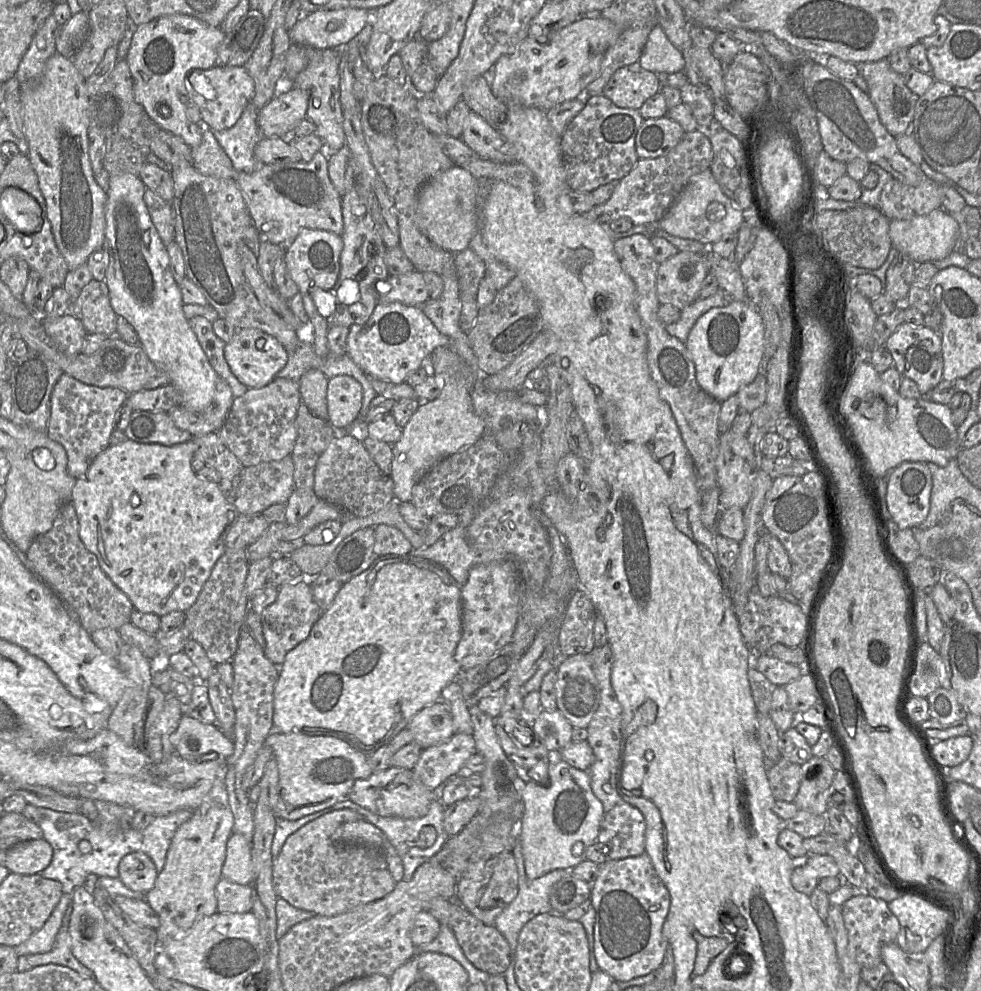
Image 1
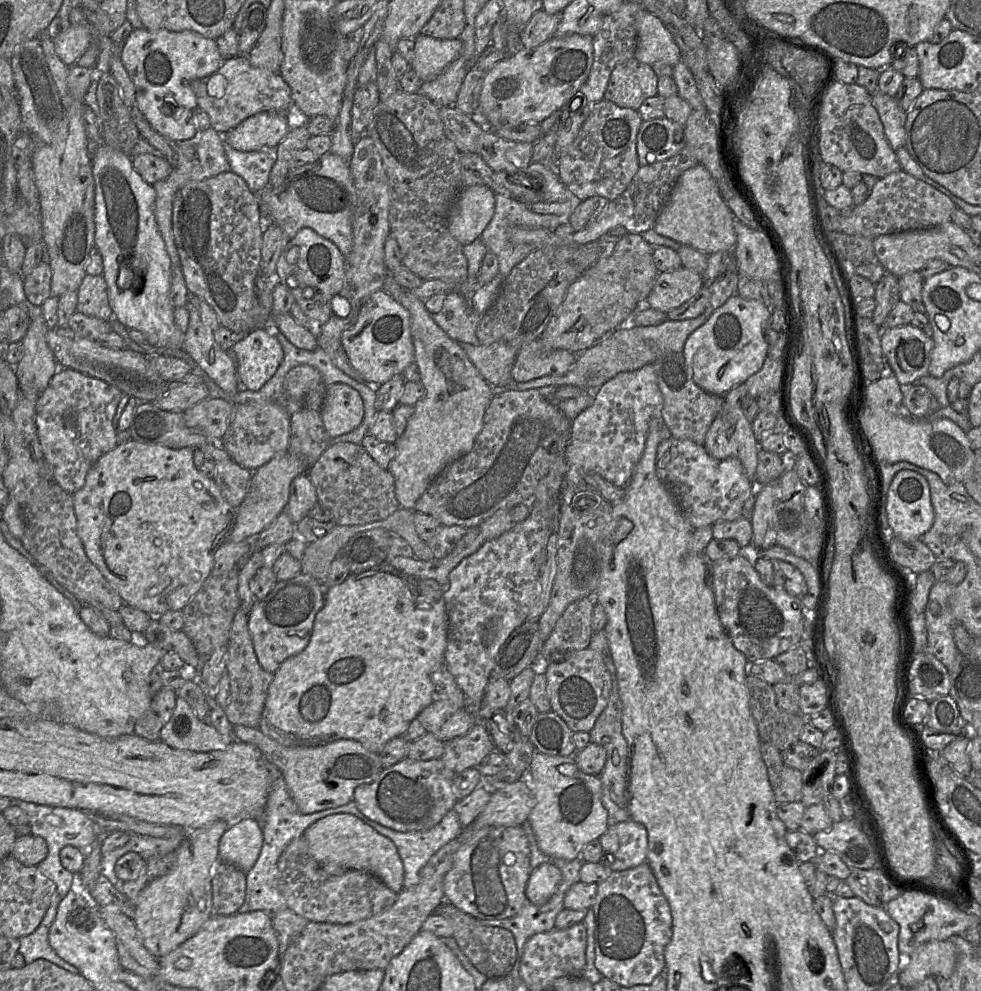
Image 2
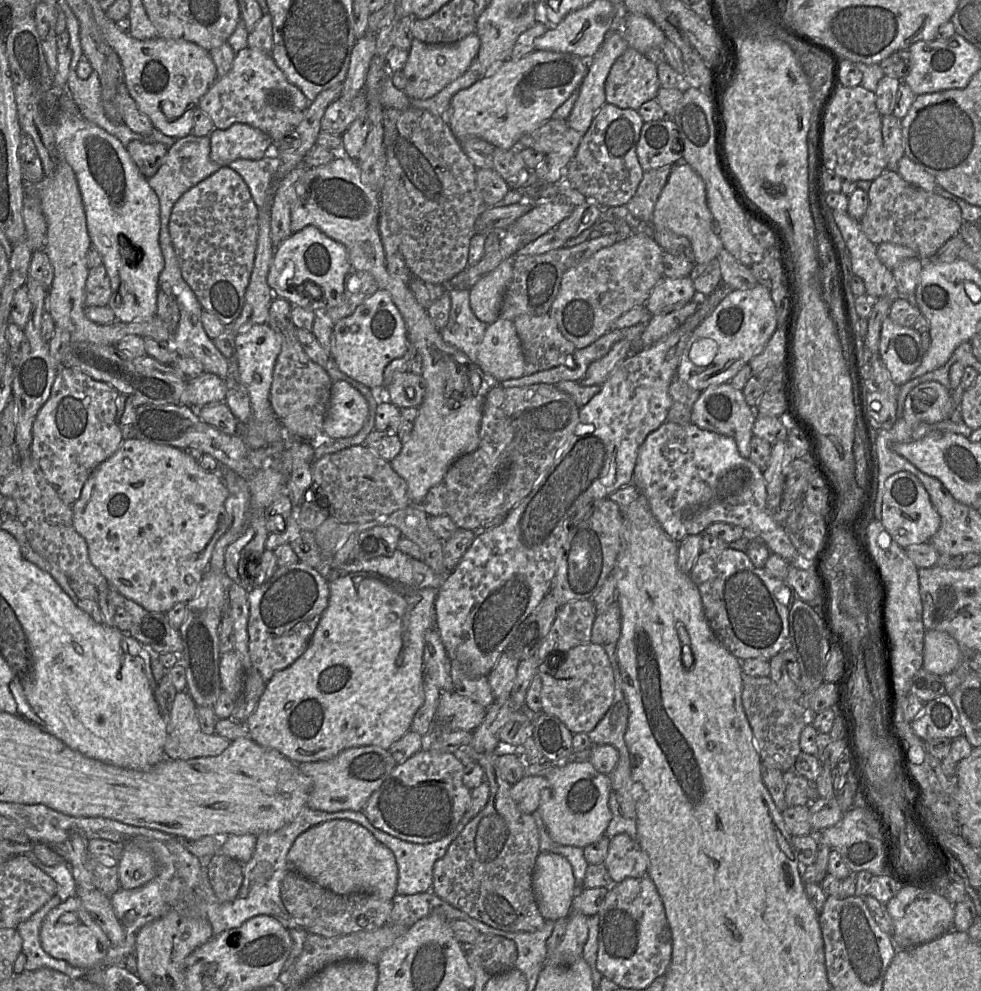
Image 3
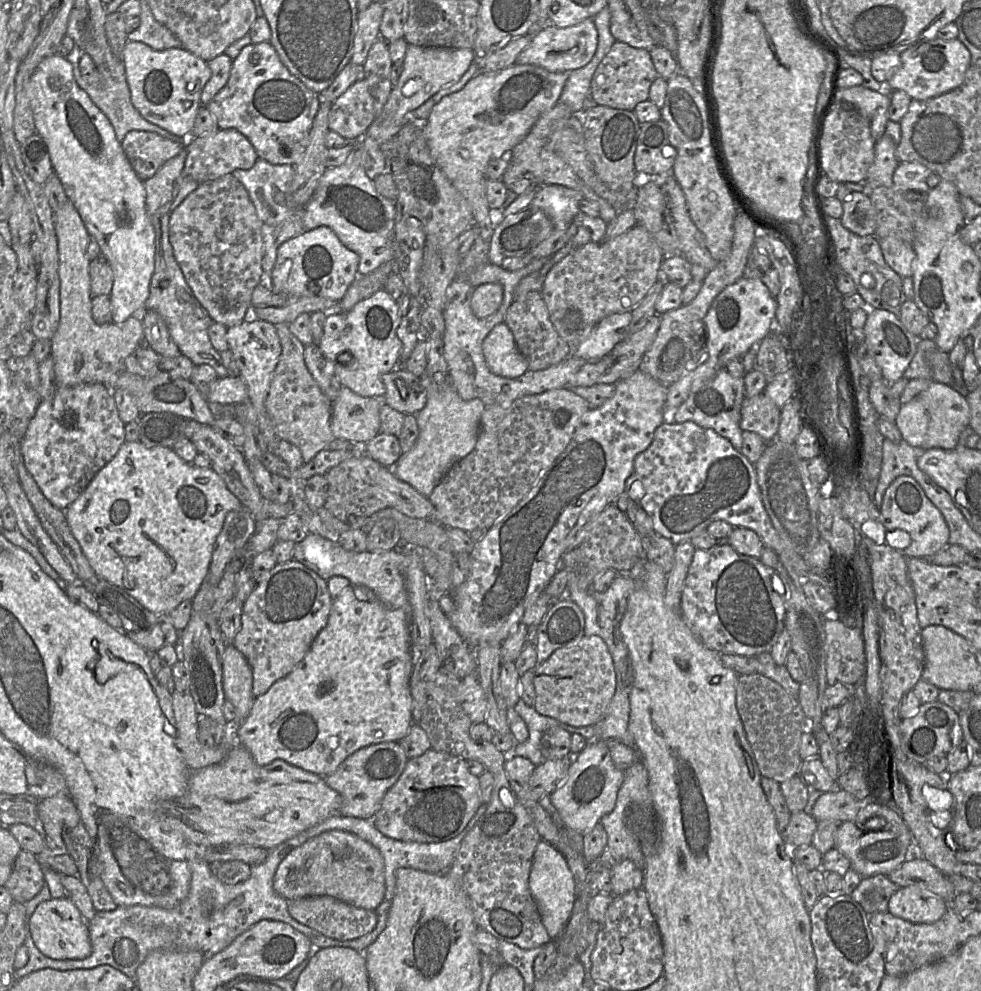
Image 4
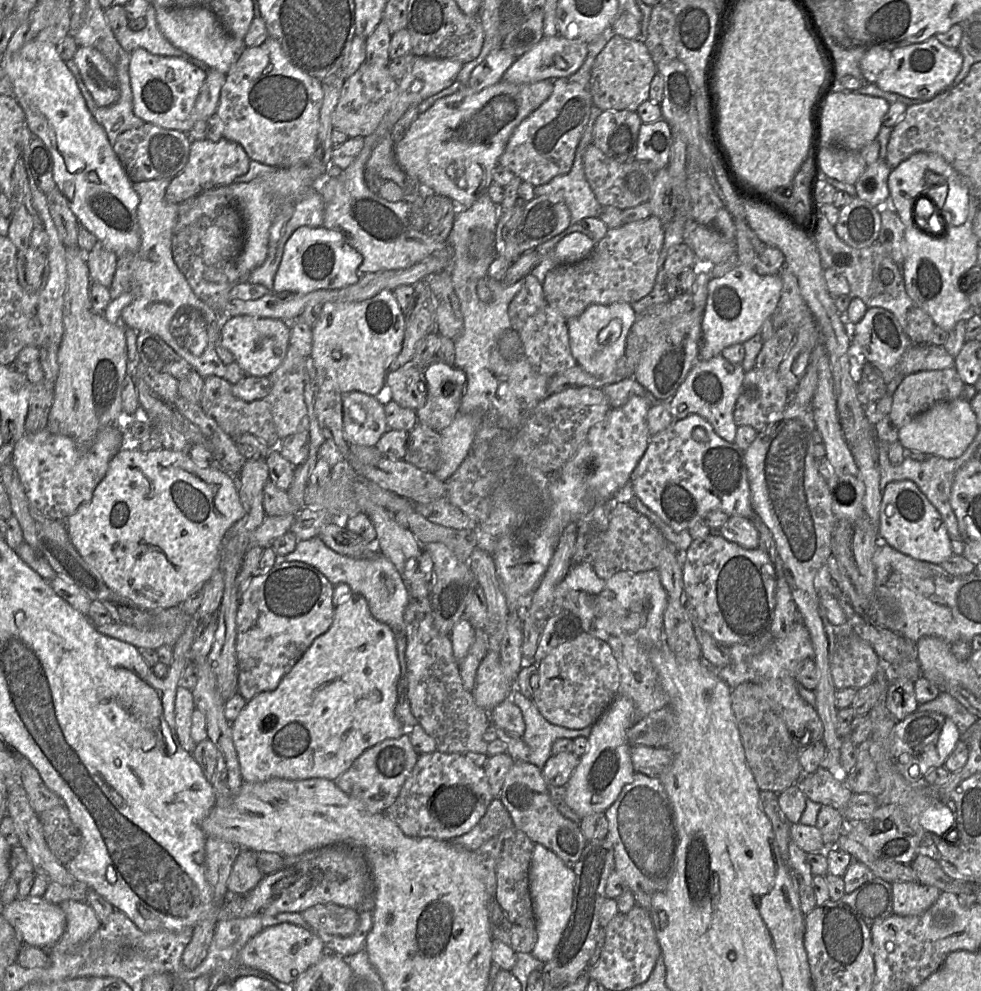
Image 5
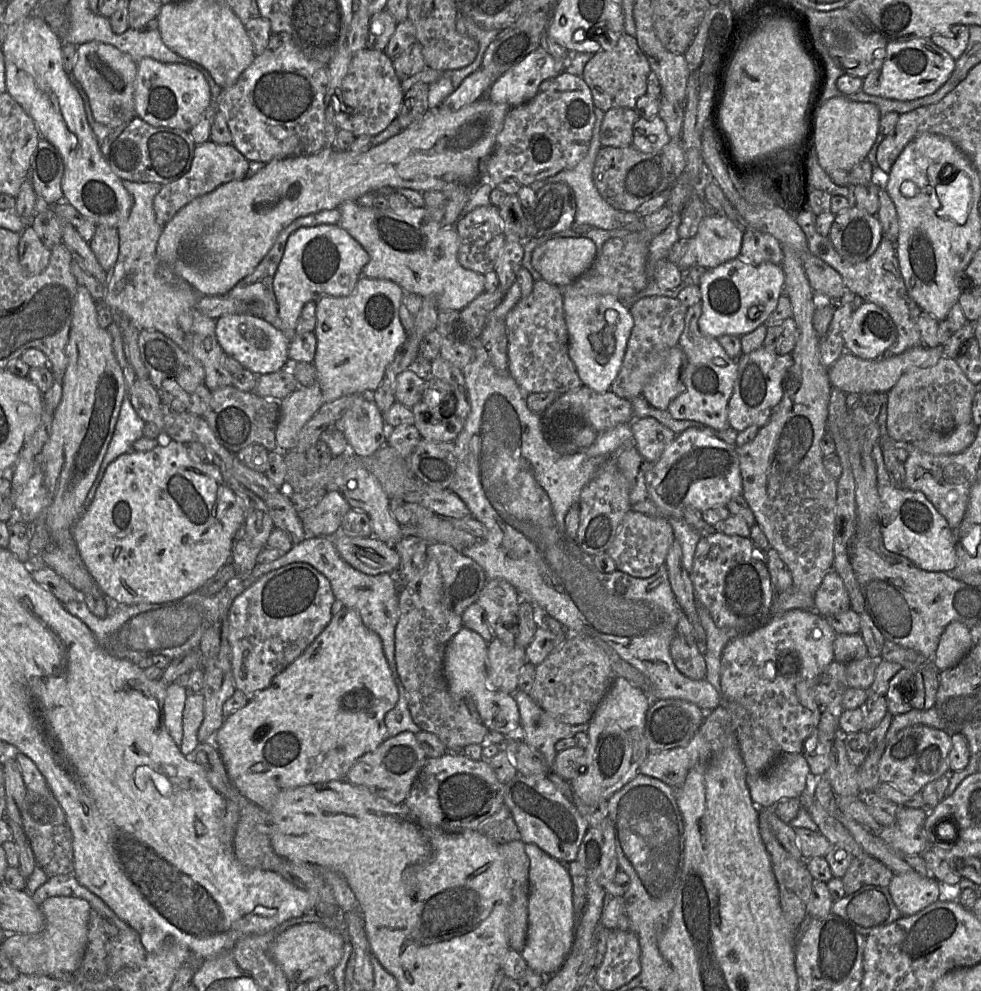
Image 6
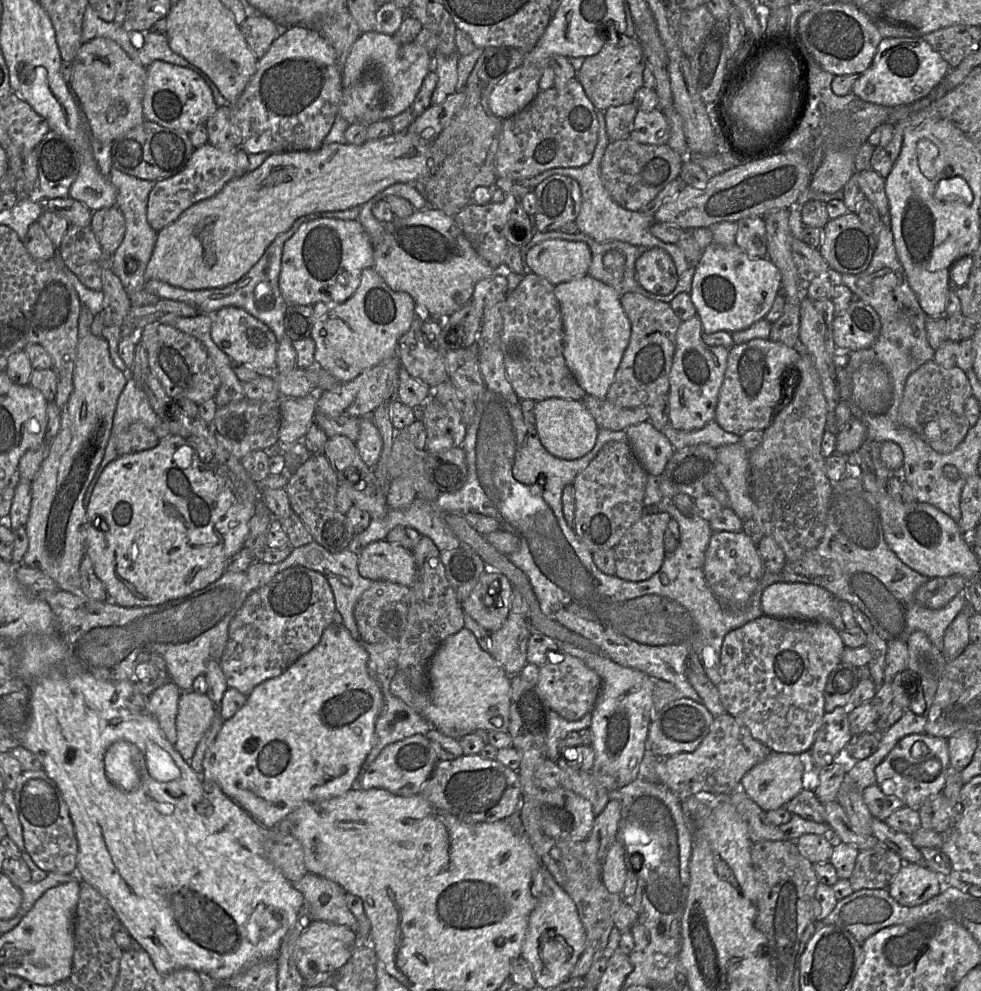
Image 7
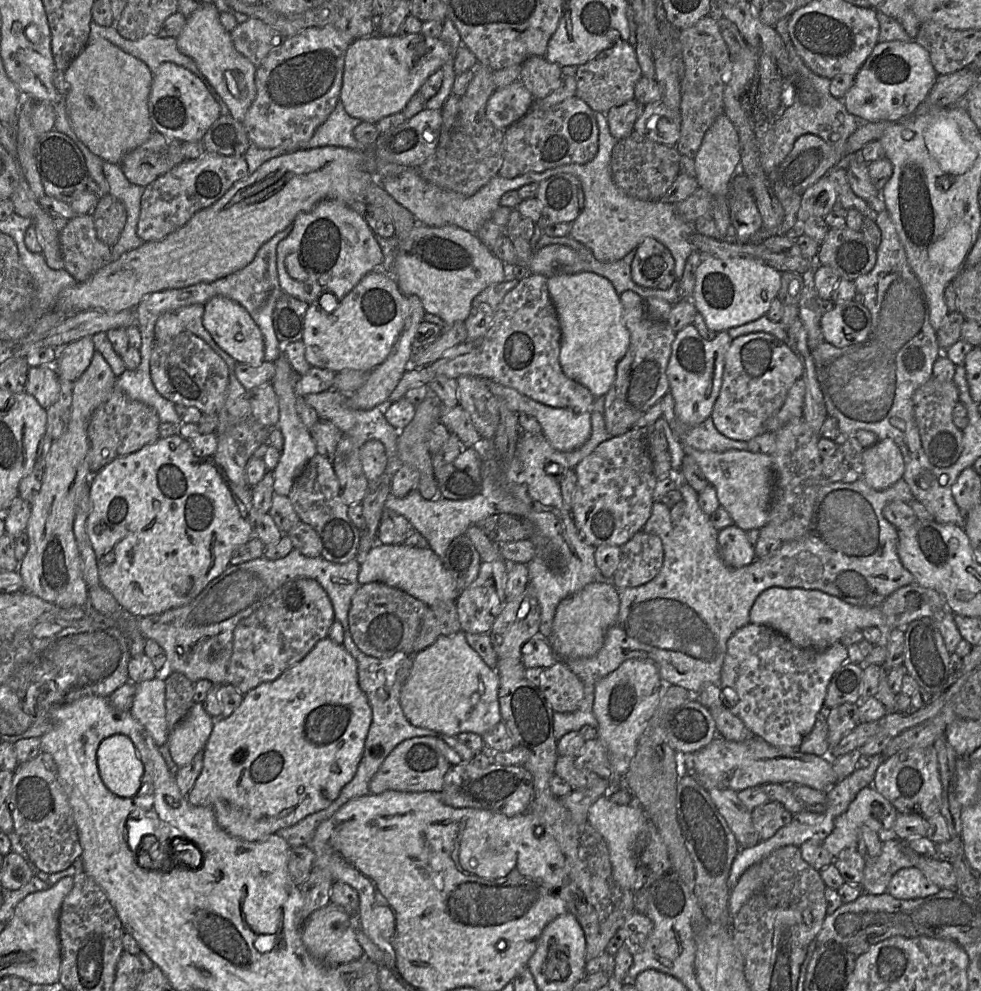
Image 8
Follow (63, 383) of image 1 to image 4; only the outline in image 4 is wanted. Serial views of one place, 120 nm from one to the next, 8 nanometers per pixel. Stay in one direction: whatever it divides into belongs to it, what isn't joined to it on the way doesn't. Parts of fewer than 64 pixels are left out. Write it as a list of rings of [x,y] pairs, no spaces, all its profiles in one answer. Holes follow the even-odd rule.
[[[100,383],[79,384],[71,387],[57,388],[52,398],[40,402],[34,417],[31,419],[28,428],[21,439],[21,459],[42,494],[53,506],[63,511],[83,493],[98,471],[115,457],[125,441],[125,424],[119,417],[112,390],[108,386]]]

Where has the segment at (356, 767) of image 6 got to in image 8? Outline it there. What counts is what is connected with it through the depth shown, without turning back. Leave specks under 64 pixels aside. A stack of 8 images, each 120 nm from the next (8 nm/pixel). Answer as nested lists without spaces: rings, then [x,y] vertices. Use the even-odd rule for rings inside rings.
[[[421,736],[406,739],[385,758],[369,783],[369,791],[372,794],[380,794],[387,790],[439,793],[450,766],[438,747],[436,737]]]

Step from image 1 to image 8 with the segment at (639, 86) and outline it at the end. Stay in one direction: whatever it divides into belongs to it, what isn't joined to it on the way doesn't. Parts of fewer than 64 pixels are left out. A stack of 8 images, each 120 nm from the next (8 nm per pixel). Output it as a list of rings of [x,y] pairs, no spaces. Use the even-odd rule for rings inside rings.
[[[619,40],[612,47],[599,53],[593,60],[578,66],[576,78],[576,96],[589,105],[595,112],[607,113],[611,108],[618,107],[635,99],[635,86],[642,77],[641,67],[637,60],[635,46],[628,41]]]

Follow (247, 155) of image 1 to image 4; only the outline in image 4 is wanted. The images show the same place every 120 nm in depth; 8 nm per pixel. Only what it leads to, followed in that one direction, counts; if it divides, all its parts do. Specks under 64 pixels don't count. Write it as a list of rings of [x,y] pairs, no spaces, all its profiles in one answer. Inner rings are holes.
[[[258,158],[250,169],[236,169],[231,174],[246,188],[257,216],[261,223],[264,244],[262,258],[262,282],[265,274],[270,274],[276,262],[278,247],[286,240],[304,232],[302,209],[294,209],[287,205],[287,191],[294,176],[294,166],[289,164],[271,164]]]

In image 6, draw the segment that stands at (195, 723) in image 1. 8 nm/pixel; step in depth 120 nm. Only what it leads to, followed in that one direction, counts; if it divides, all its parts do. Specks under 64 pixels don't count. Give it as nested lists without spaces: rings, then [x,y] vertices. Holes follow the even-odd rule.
[[[177,682],[167,686],[164,701],[164,723],[174,742],[180,746],[183,739],[183,712],[190,691]]]

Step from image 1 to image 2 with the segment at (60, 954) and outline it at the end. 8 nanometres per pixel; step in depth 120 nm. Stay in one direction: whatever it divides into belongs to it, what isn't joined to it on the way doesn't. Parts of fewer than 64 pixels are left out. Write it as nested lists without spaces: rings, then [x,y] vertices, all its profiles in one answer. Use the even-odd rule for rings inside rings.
[[[56,892],[38,928],[33,933],[19,939],[19,952],[23,955],[26,965],[43,959],[74,975],[82,975],[78,968],[59,957],[49,944],[49,930],[55,920],[57,908],[61,901],[62,897]]]

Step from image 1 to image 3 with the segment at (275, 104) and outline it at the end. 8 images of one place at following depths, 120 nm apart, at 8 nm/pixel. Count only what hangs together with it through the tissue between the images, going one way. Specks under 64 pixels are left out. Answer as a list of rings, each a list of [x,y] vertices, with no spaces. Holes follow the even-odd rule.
[[[235,123],[229,128],[216,129],[209,135],[210,137],[210,157],[219,166],[229,166],[237,159],[258,160],[264,156],[277,156],[277,146],[265,132],[258,128],[244,123]]]

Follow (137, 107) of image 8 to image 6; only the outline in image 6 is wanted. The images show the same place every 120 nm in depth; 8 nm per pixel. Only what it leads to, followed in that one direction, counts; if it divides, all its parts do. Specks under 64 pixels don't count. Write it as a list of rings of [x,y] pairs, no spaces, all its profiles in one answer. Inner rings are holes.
[[[99,41],[77,46],[72,73],[88,96],[95,121],[117,127],[128,125],[135,117],[135,79],[137,63],[116,47]]]

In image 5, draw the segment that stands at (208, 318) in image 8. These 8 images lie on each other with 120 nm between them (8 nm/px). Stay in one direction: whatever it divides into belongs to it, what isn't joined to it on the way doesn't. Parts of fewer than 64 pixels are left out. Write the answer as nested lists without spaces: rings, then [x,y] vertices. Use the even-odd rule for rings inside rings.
[[[235,316],[225,317],[220,326],[220,343],[233,355],[245,376],[269,376],[284,360],[290,346],[290,326],[280,320]]]

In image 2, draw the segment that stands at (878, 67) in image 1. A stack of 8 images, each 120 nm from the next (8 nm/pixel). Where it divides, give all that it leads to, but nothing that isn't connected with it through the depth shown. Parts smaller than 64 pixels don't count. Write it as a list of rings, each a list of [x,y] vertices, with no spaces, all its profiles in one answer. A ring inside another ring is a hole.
[[[879,90],[872,94],[872,104],[883,124],[885,136],[896,152],[905,146],[905,122],[907,113],[899,106],[895,96],[883,94]]]

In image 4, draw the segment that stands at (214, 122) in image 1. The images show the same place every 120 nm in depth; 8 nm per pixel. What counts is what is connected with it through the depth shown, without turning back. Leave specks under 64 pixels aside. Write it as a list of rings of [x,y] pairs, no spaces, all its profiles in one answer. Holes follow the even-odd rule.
[[[270,42],[250,43],[233,60],[225,86],[205,106],[219,129],[233,128],[245,135],[254,146],[258,158],[276,165],[295,165],[302,158],[309,142],[313,121],[320,106],[318,94],[289,72]]]

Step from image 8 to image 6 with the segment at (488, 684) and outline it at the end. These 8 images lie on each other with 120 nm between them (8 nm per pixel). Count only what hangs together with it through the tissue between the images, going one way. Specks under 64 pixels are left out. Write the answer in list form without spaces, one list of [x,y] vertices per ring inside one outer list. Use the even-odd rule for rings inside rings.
[[[462,627],[447,645],[444,657],[444,676],[450,694],[456,700],[472,700],[483,724],[490,730],[504,734],[507,739],[524,740],[524,731],[521,726],[520,713],[514,698],[505,692],[491,690],[487,686],[488,680],[488,643],[475,631]]]

